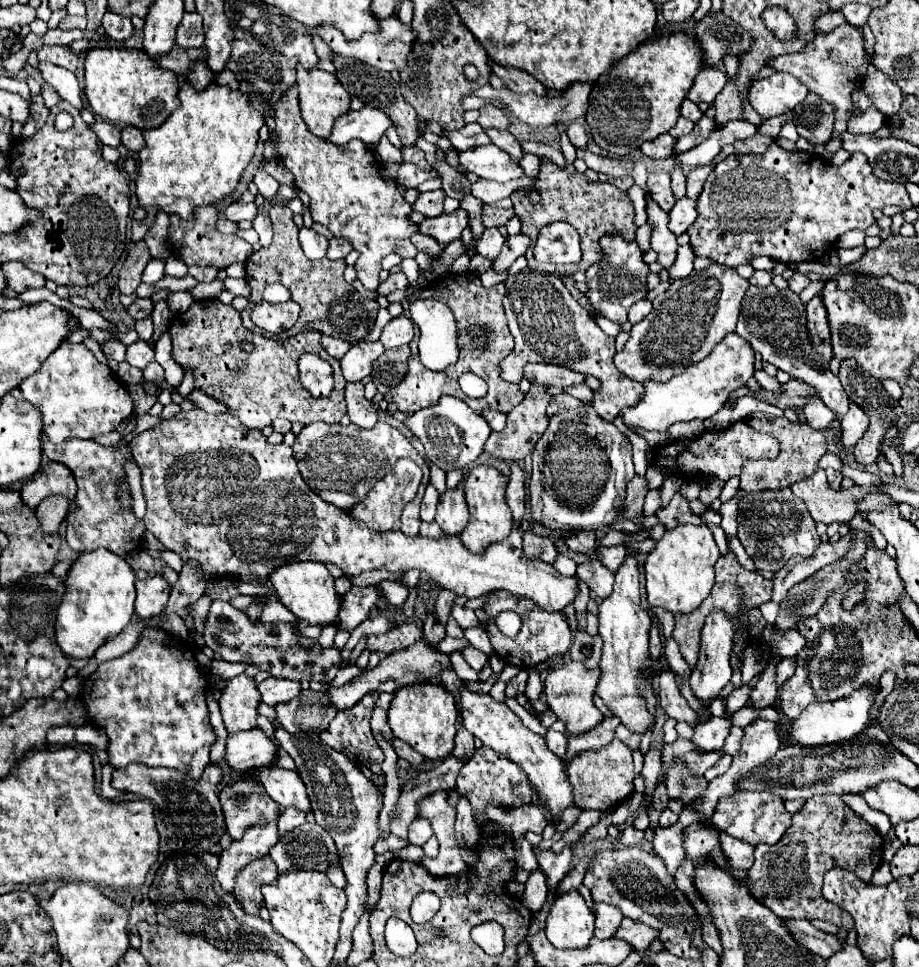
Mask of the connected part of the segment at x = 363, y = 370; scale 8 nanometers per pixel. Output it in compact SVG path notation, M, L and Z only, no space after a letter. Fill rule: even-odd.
M380 341L376 342L355 342L347 354L341 358L341 370L343 376L349 382L355 380L363 380L371 374L373 370L373 362L377 360L379 354L383 354L385 348Z

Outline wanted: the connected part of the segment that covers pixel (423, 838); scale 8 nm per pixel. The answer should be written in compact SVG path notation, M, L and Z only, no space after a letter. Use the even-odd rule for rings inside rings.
M413 820L409 828L409 842L415 846L423 846L433 836L431 824L427 820Z

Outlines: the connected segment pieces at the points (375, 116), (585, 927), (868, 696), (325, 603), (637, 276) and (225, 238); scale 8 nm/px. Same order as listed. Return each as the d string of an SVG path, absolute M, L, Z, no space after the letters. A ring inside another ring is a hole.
M365 106L359 112L355 112L355 110L347 112L347 116L343 116L343 120L339 120L339 124L335 124L335 132L331 132L331 136L327 140L341 144L341 146L351 142L353 138L357 138L365 144L377 144L385 136L385 130L389 126L393 126L393 122L383 110Z
M569 890L555 898L545 930L555 948L585 948L589 944L595 930L595 916L579 890Z
M863 684L861 688L853 690L853 694L845 696L845 698L839 698L833 702L809 704L801 712L799 720L793 720L791 726L787 726L787 734L791 736L791 740L795 740L801 746L823 746L823 744L835 744L839 740L849 740L869 726L871 708L881 692L883 690L879 686Z
M299 562L299 564L285 564L271 572L273 588L277 590L279 600L303 622L317 624L317 626L339 626L339 610L343 604L343 596L335 590L335 578L329 574L327 566L321 562Z
M607 234L601 238L601 252L603 258L595 264L591 264L585 272L585 282L589 286L587 298L593 304L595 310L599 310L605 318L623 324L627 322L629 308L647 296L647 276L649 276L649 264L643 262L645 252L639 248L635 240L627 242L621 234Z
M213 204L195 208L193 220L183 220L183 218L171 214L167 246L175 254L179 254L187 266L193 266L193 264L199 264L199 266L215 264L217 268L227 268L233 262L245 262L247 256L253 254L251 244L241 240L237 234L221 234L217 230L217 218L219 218L219 210Z

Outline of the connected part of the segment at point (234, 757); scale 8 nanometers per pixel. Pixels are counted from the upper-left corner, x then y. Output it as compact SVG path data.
M251 728L247 732L229 734L225 760L233 770L245 772L251 768L273 764L277 758L277 750L277 740L267 736L261 728Z

